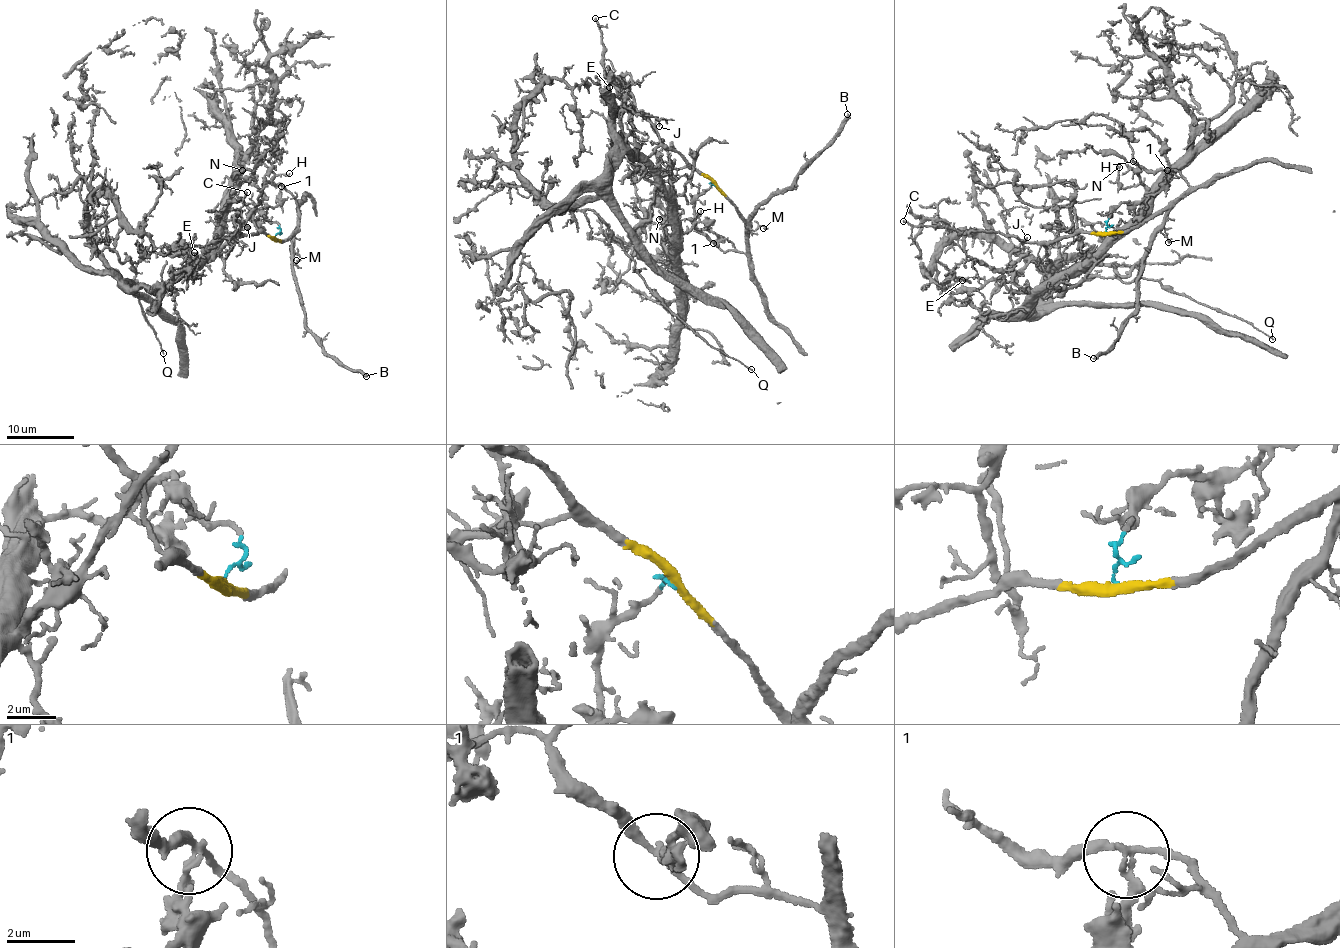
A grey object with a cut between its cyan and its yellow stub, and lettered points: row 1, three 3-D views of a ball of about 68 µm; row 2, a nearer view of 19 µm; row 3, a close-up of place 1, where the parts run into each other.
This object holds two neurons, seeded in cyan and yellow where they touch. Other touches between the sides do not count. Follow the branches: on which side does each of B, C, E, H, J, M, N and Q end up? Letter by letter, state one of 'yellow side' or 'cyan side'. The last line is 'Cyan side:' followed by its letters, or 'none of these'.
B: yellow side
C: yellow side
E: cyan side
H: yellow side
J: yellow side
M: yellow side
N: cyan side
Q: cyan side
Cyan side: E, N, Q

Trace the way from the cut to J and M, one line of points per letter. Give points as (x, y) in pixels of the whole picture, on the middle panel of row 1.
J: (713, 184), (688, 166), (679, 153), (669, 150), (659, 137), (655, 122), (658, 121), (659, 126)
M: (713, 184), (741, 214), (745, 229), (762, 226), (763, 228)

